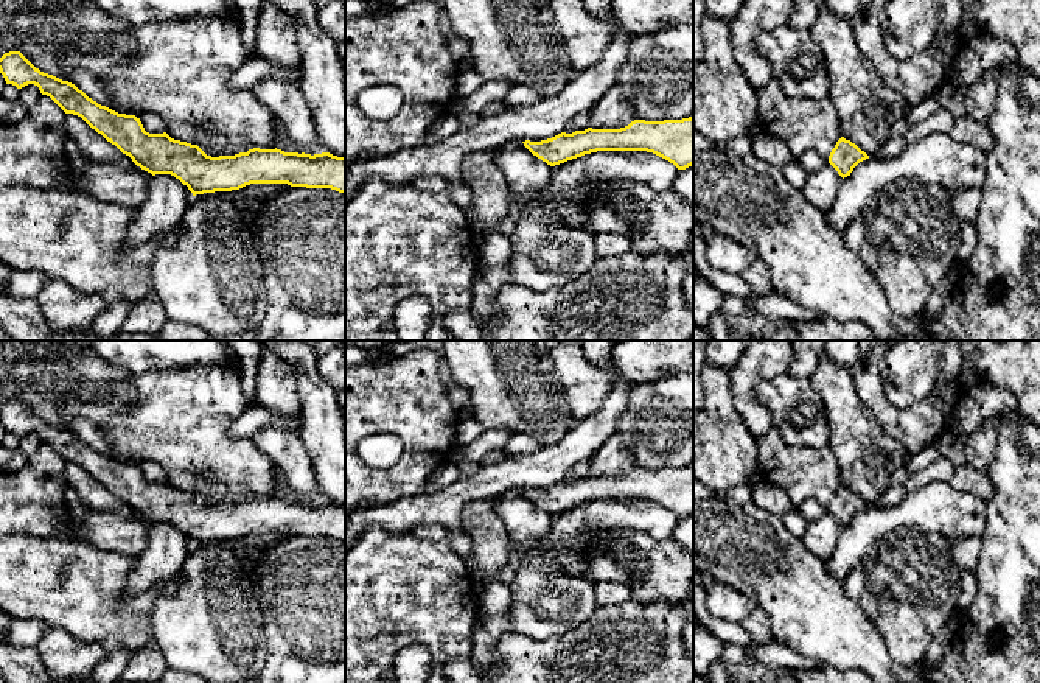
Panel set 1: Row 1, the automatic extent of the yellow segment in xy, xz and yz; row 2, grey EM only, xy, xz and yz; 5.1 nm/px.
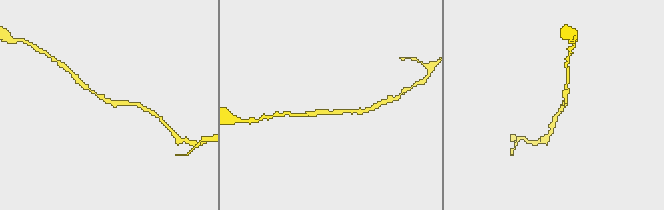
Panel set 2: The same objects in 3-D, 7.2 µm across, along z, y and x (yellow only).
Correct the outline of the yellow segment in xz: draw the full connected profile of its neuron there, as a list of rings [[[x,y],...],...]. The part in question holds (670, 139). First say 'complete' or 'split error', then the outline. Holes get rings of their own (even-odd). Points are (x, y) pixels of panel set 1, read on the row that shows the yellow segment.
complete | [[[693,118],[645,121],[634,120],[620,129],[561,132],[541,142],[522,142],[538,159],[550,166],[597,151],[647,151],[678,170],[693,165]]]

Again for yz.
complete | [[[841,137],[829,156],[829,163],[838,171],[844,179],[850,176],[853,168],[869,159],[869,156],[861,151],[855,143]]]

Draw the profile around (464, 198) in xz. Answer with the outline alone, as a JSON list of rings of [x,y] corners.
[[[619,31],[602,61],[575,73],[552,98],[482,117],[473,126],[460,126],[452,137],[440,143],[354,162],[345,176],[345,204],[372,177],[392,185],[406,185],[415,177],[440,176],[451,182],[449,194],[469,216],[473,227],[488,236],[487,224],[474,216],[471,190],[459,180],[462,162],[473,152],[493,152],[510,140],[541,142],[561,134],[577,114],[591,110],[611,87],[617,86],[633,39],[631,33]]]

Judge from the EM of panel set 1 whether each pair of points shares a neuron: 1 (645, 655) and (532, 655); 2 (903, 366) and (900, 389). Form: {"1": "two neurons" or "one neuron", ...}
{"1": "one neuron", "2": "one neuron"}

